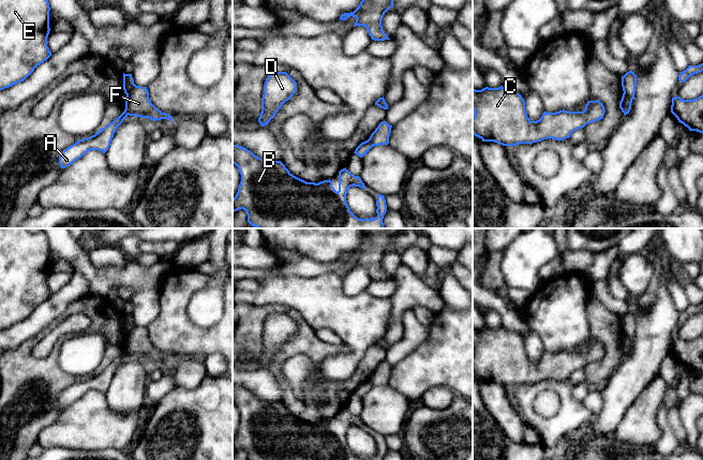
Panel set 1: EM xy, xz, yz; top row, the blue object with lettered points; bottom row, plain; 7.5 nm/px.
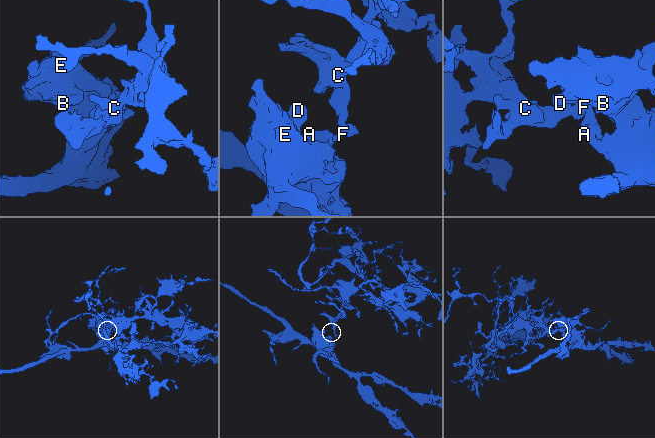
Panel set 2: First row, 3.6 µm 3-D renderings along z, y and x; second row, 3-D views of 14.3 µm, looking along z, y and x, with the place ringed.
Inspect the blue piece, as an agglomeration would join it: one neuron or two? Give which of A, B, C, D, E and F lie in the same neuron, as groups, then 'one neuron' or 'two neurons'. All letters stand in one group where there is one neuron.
A B D E / C F | two neurons

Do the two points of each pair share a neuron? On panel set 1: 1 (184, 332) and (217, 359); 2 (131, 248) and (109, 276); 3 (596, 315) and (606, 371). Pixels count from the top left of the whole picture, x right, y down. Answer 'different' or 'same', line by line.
1: different
2: different
3: same

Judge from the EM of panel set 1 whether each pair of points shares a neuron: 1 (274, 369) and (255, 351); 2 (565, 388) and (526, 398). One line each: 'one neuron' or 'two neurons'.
1: one neuron
2: one neuron

